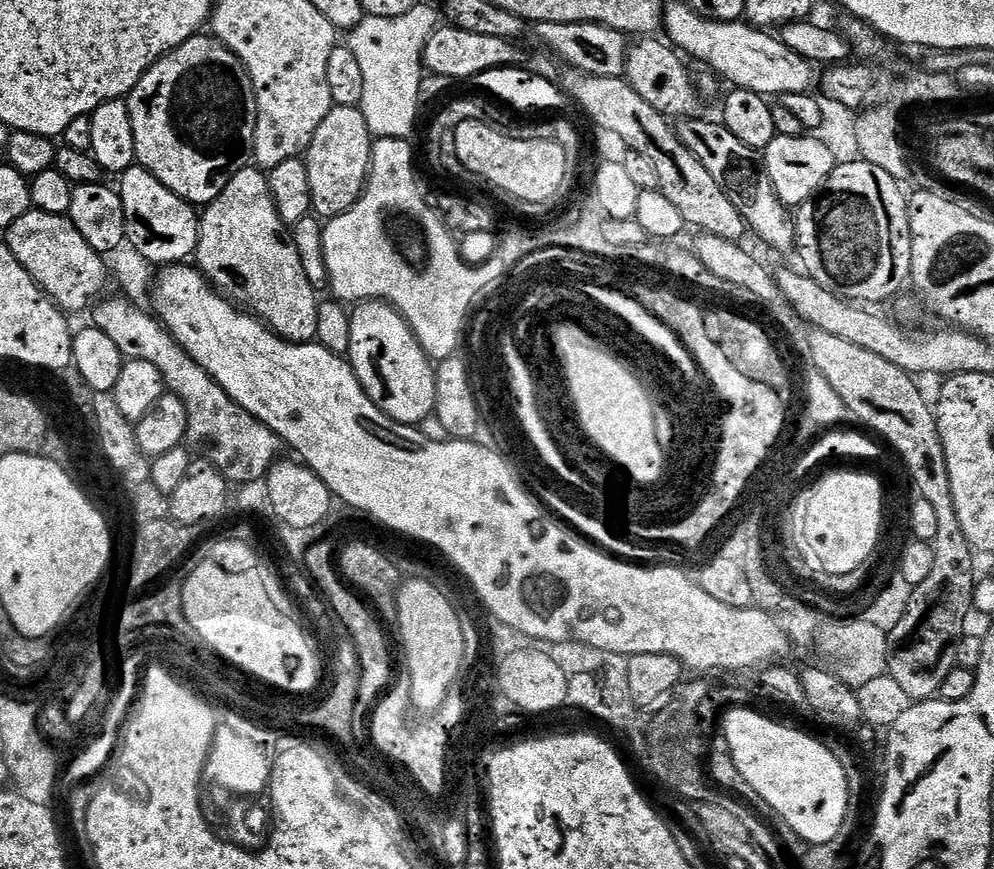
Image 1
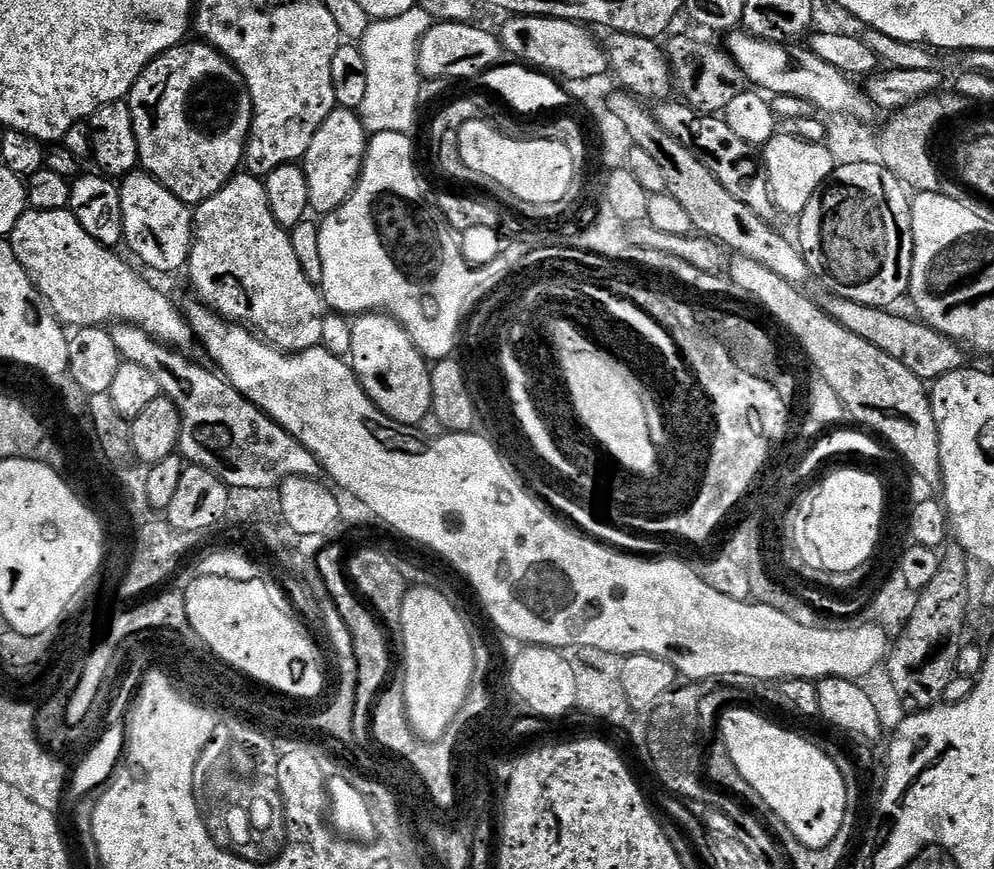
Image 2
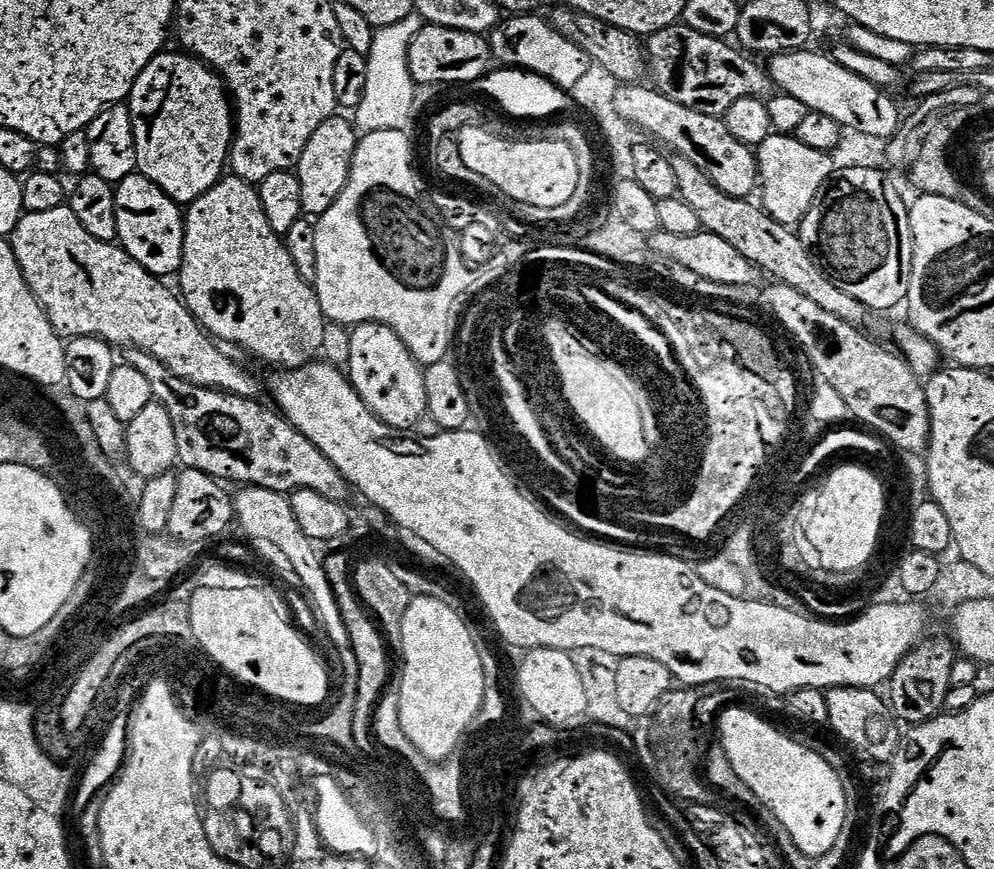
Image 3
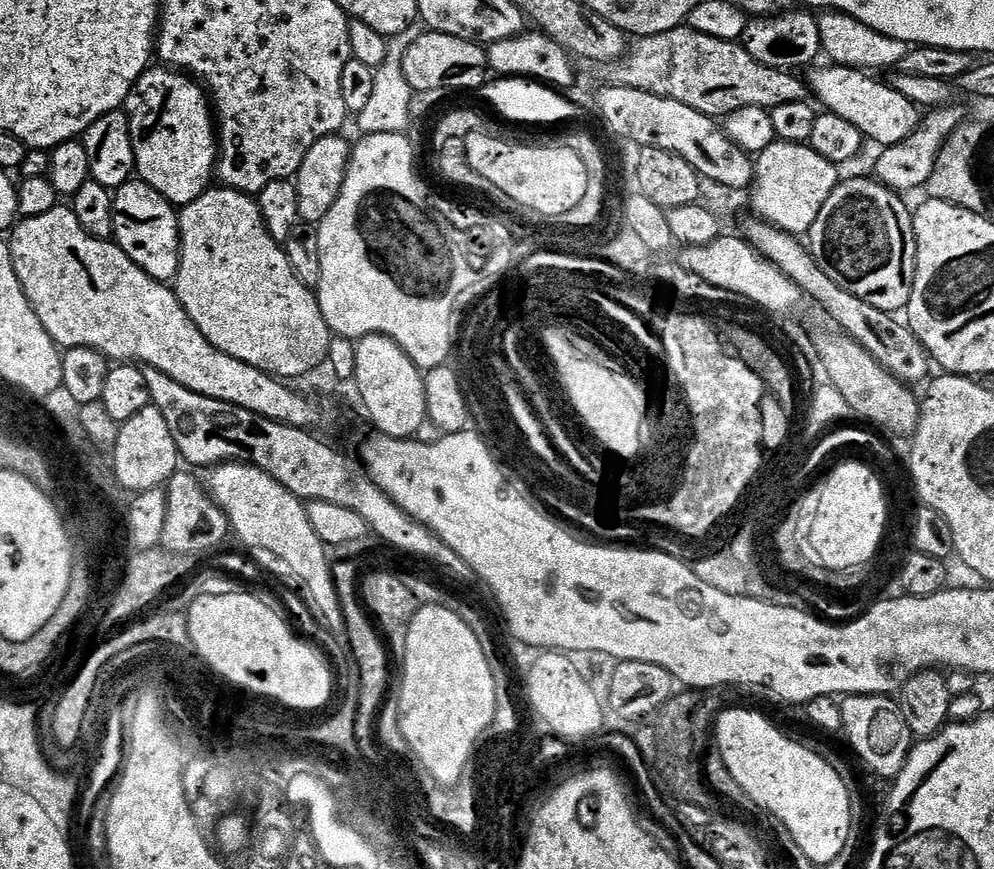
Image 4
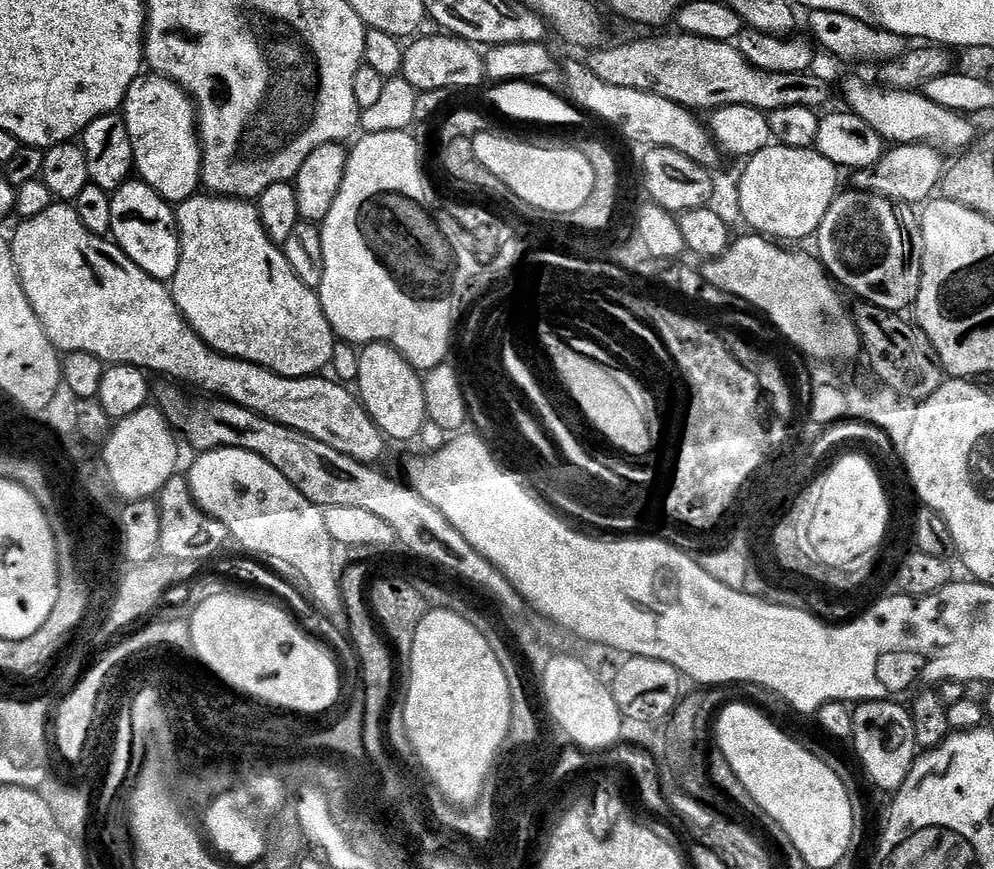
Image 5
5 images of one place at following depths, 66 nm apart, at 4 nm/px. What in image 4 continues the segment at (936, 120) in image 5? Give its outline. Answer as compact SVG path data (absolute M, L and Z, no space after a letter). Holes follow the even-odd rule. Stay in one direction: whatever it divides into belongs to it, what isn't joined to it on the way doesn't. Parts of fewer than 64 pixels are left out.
M827 66L820 68L810 79L810 92L817 96L829 113L852 122L865 141L887 146L902 142L919 126L922 112L910 98L898 94L883 79L875 80L875 75L859 68Z

